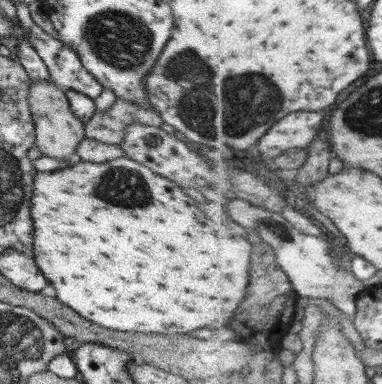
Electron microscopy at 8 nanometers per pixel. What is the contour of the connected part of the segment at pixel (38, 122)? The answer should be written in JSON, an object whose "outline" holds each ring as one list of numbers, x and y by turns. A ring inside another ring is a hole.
{"outline":[[51,79,31,80,29,90,28,103,35,124,35,145,44,156,64,159,64,168,78,164,80,159,75,154,75,148,85,138,85,124,71,111,66,94,58,89]]}

